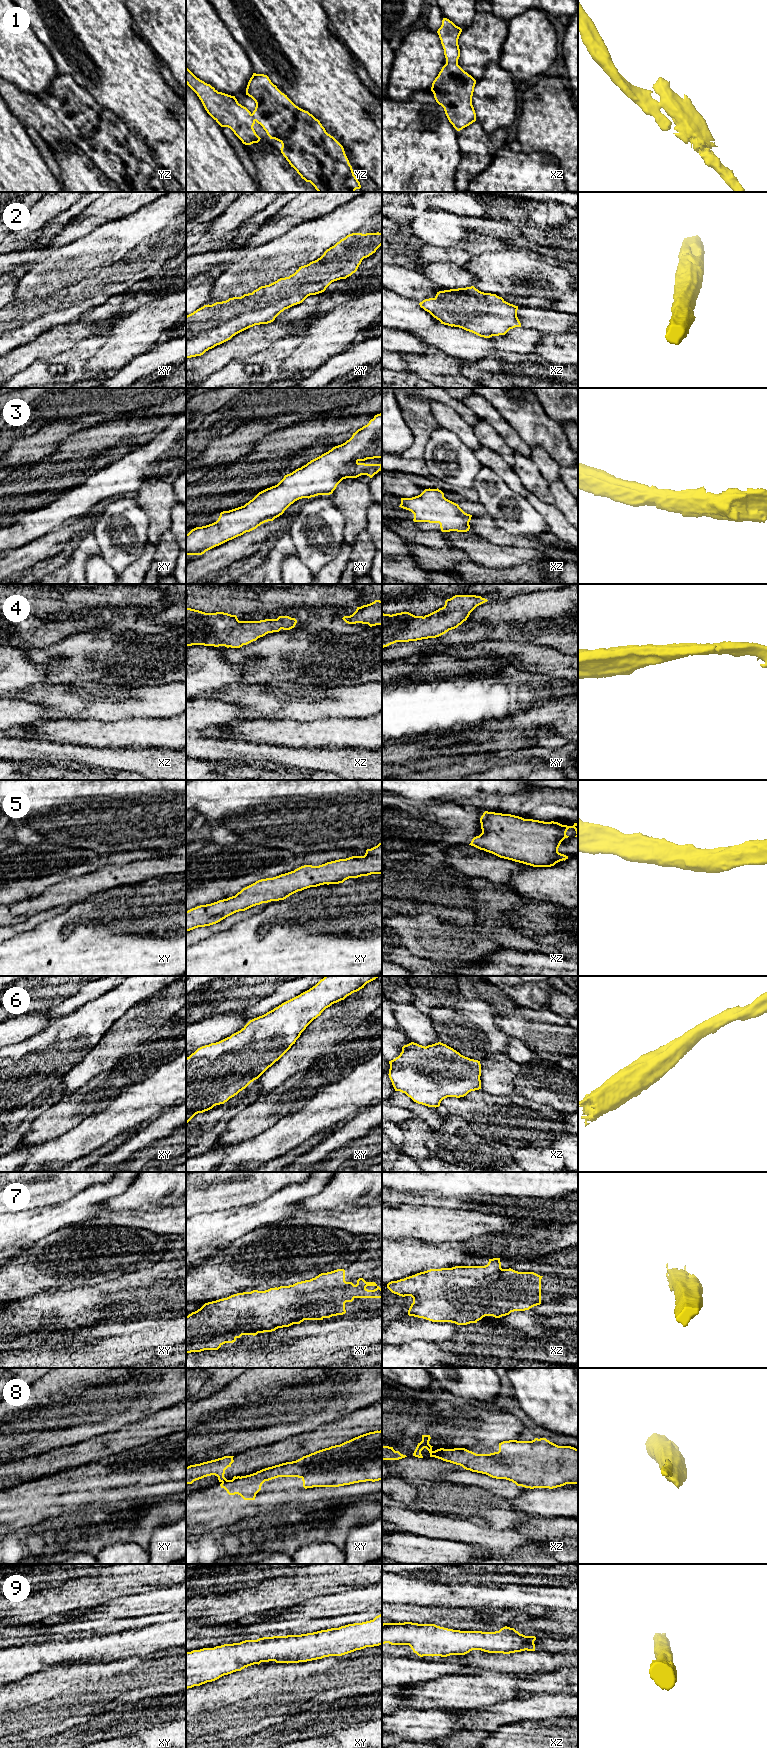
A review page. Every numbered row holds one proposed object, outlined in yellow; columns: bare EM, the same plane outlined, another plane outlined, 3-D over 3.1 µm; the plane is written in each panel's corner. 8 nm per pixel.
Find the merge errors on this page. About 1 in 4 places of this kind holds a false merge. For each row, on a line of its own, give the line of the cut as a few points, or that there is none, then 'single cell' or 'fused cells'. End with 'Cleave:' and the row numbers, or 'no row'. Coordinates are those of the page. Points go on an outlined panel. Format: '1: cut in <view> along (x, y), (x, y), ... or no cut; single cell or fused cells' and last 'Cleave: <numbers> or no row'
1: no cut; single cell
2: no cut; single cell
3: no cut; single cell
4: no cut; single cell
5: no cut; single cell
6: no cut; single cell
7: no cut; single cell
8: cut in xz along (433, 1451), (434, 1456); fused cells
9: no cut; single cell
Cleave: 8

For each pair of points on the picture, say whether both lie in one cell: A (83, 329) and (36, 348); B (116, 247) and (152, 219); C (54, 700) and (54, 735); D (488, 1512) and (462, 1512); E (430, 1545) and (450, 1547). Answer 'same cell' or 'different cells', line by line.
A: same cell
B: same cell
C: different cells
D: same cell
E: same cell

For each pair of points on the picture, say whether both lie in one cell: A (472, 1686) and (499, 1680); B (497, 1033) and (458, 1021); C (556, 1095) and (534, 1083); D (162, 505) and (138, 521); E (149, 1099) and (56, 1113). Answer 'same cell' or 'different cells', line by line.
A: same cell
B: same cell
C: same cell
D: different cells
E: different cells

